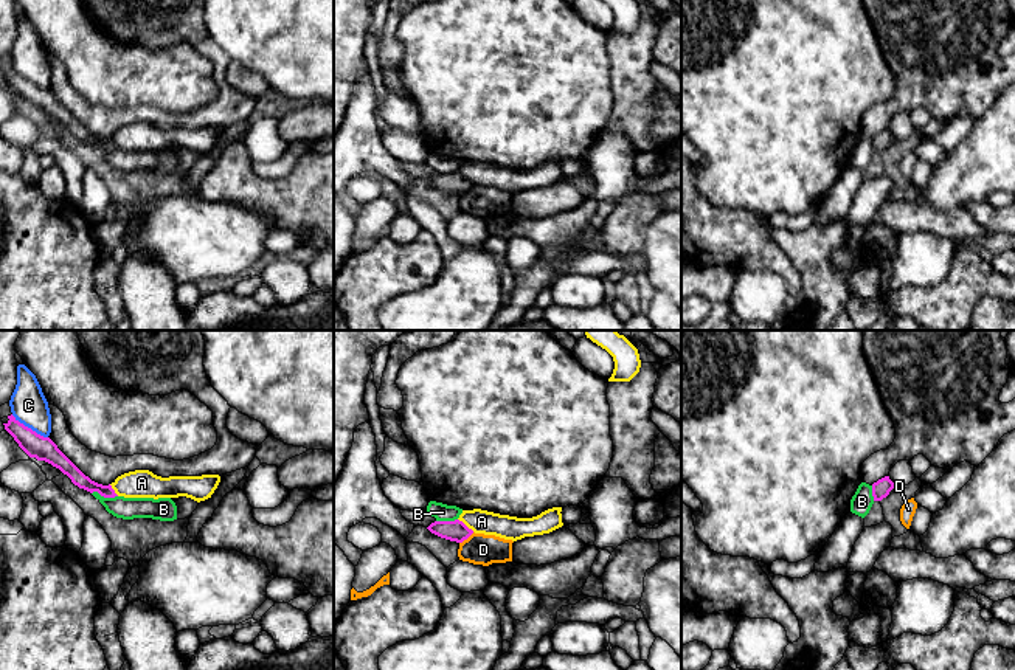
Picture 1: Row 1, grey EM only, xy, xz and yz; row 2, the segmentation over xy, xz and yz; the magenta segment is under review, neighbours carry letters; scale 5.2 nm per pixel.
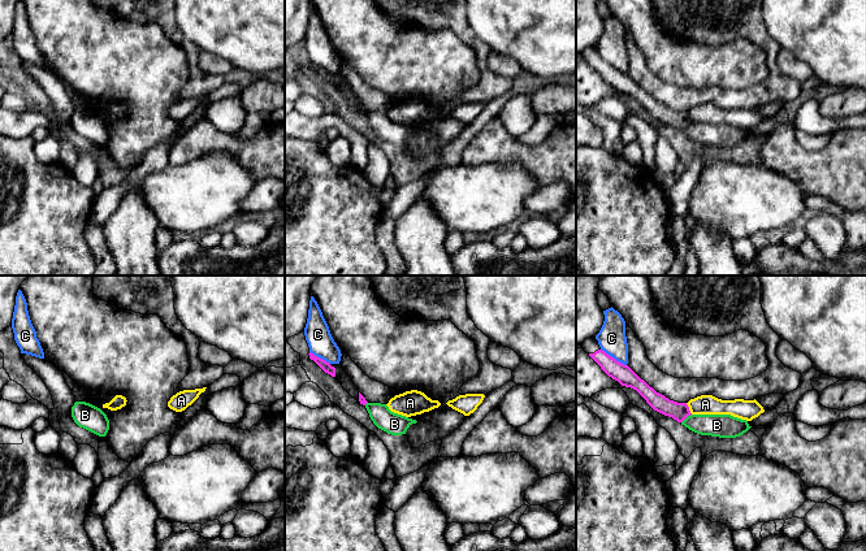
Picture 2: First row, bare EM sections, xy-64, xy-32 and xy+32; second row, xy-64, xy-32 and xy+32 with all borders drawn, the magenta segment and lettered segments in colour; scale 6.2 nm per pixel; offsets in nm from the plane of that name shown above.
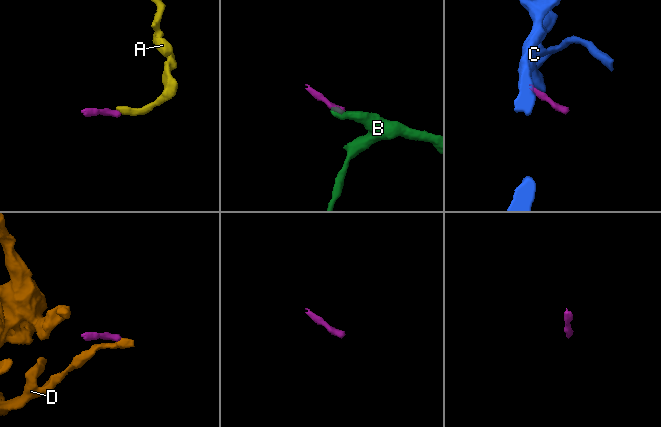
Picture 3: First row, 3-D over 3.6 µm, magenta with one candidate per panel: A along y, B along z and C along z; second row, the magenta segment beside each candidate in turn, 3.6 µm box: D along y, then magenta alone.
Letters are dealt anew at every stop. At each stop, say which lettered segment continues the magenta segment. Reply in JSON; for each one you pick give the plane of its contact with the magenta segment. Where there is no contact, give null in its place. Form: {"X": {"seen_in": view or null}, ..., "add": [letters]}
{"add": []}

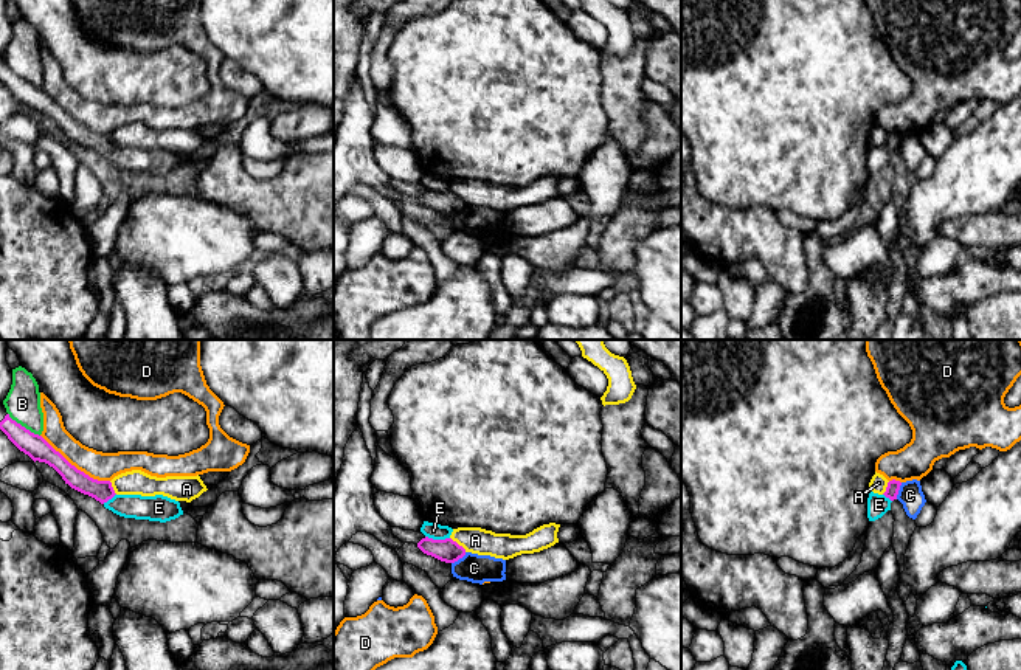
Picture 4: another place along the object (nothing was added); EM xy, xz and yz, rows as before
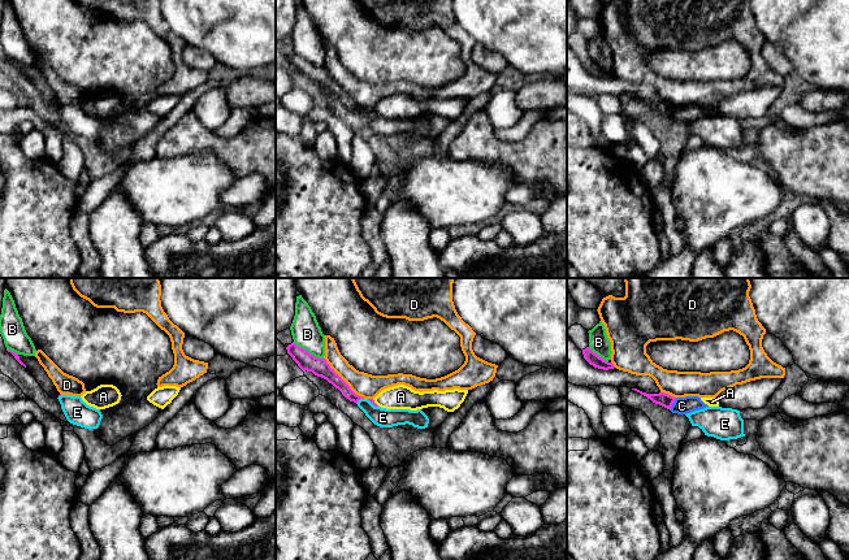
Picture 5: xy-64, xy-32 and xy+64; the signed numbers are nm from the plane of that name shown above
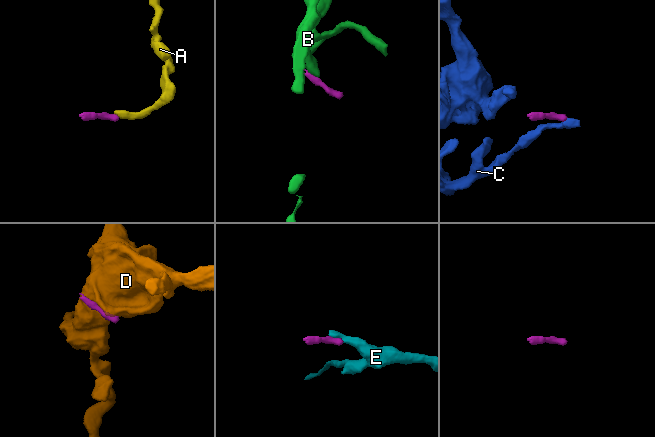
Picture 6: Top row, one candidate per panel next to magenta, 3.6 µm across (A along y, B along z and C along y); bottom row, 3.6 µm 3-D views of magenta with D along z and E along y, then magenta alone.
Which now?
{"add": []}

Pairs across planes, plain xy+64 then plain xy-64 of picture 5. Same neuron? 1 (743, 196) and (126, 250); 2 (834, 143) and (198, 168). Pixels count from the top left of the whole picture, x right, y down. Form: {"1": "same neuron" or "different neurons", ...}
{"1": "different neurons", "2": "different neurons"}

